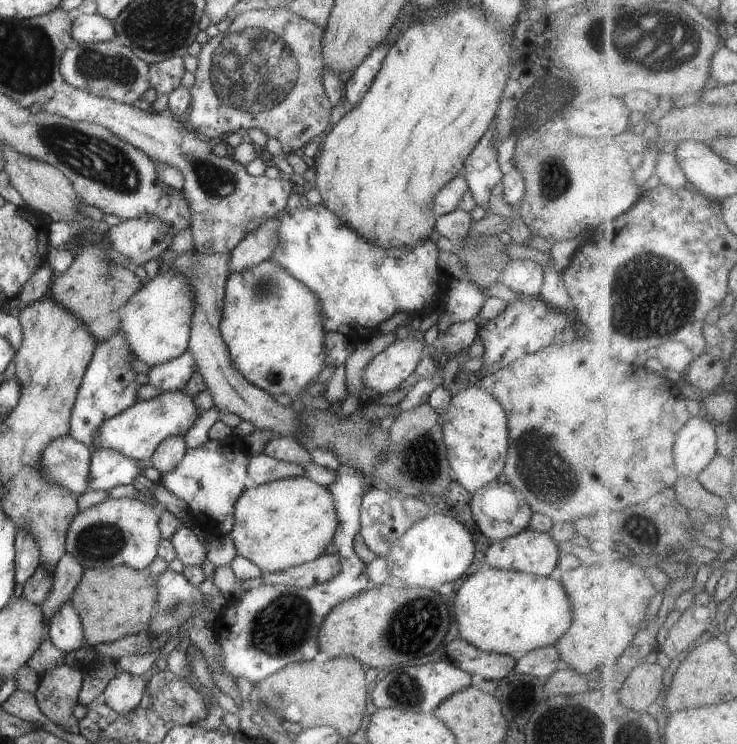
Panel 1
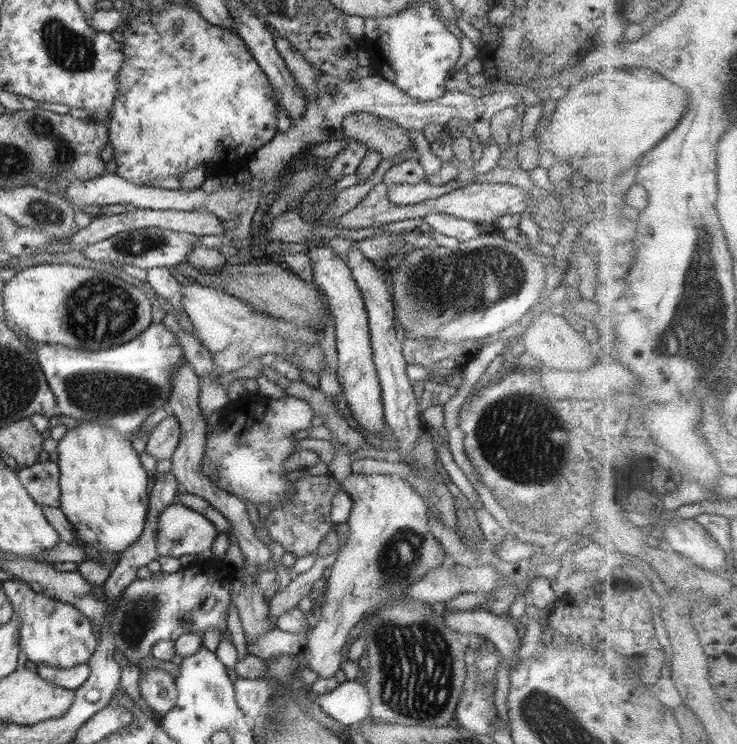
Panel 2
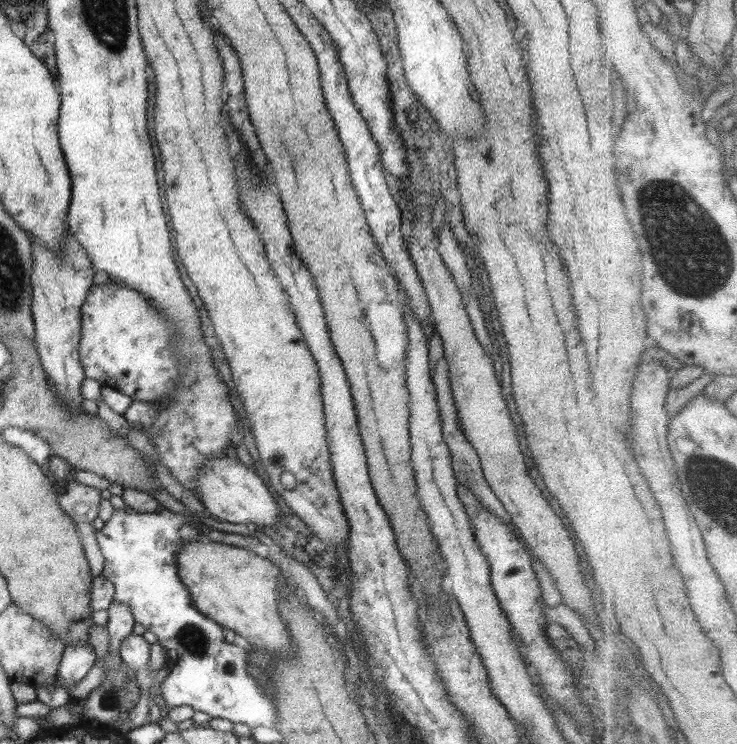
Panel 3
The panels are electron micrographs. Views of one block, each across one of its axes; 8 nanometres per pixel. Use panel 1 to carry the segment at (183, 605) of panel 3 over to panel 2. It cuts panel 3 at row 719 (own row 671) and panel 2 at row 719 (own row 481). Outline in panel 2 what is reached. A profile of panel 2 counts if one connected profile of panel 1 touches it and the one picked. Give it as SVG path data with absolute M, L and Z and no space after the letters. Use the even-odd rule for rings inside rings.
M362 678L338 684L328 694L316 694L309 688L308 697L340 725L354 728L370 717L370 696Z

